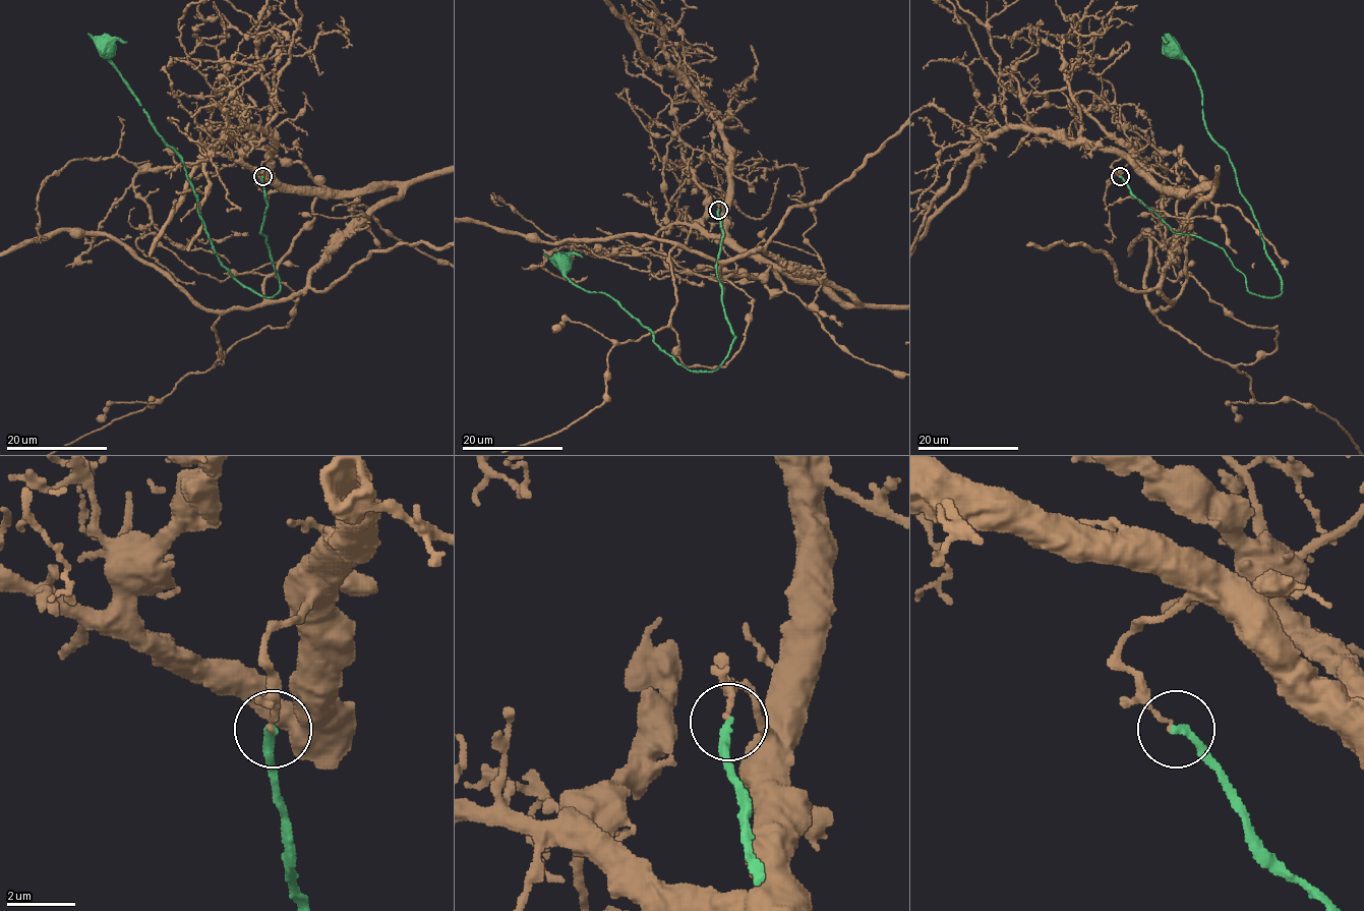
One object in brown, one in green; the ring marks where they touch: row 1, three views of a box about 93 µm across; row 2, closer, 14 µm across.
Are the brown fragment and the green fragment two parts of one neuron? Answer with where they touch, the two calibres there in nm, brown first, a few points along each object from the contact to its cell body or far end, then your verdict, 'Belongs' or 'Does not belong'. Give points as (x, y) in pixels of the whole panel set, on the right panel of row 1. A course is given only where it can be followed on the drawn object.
Place: (1120, 176). Thickness 110 nm (brown) against 240 nm. Course of green: (1119, 177), (1175, 232), (1217, 243), (1247, 290), (1282, 292), (1230, 158), (1206, 128), (1196, 72), (1171, 47). Does not belong

